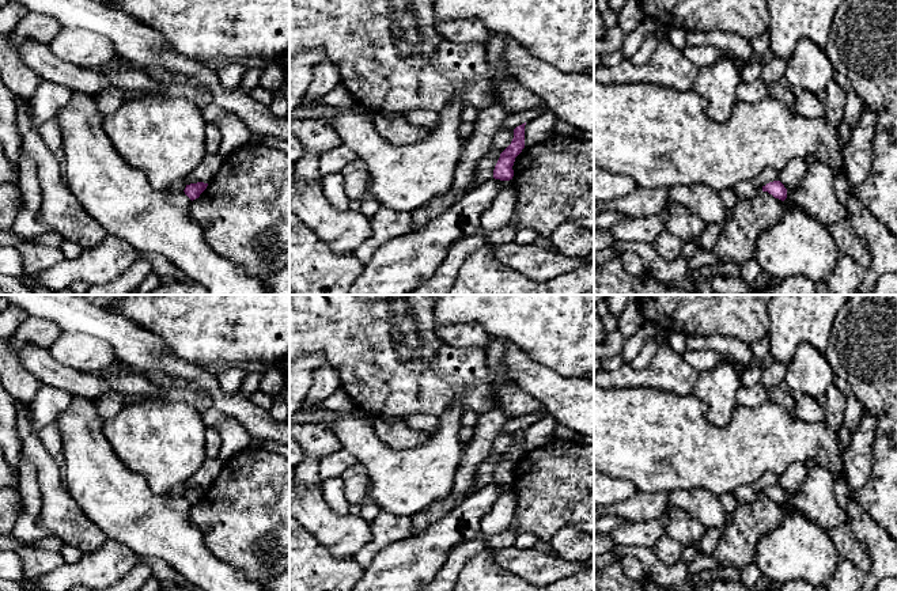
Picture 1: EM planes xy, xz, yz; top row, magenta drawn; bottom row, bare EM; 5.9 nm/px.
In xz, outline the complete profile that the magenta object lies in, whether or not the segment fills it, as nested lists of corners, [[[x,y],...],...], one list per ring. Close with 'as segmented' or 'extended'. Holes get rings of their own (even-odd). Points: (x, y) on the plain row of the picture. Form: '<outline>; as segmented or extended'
[[[525,428],[514,433],[514,443],[511,448],[500,458],[500,462],[493,474],[493,482],[500,485],[510,485],[514,481],[514,466],[515,462],[525,452]]]; as segmented

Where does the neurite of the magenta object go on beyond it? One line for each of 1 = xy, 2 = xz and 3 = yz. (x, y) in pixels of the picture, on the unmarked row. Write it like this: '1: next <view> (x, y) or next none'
1: next none
2: next none
3: next none

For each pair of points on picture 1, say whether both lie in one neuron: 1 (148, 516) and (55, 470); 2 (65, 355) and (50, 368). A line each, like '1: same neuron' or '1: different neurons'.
1: different neurons
2: different neurons

